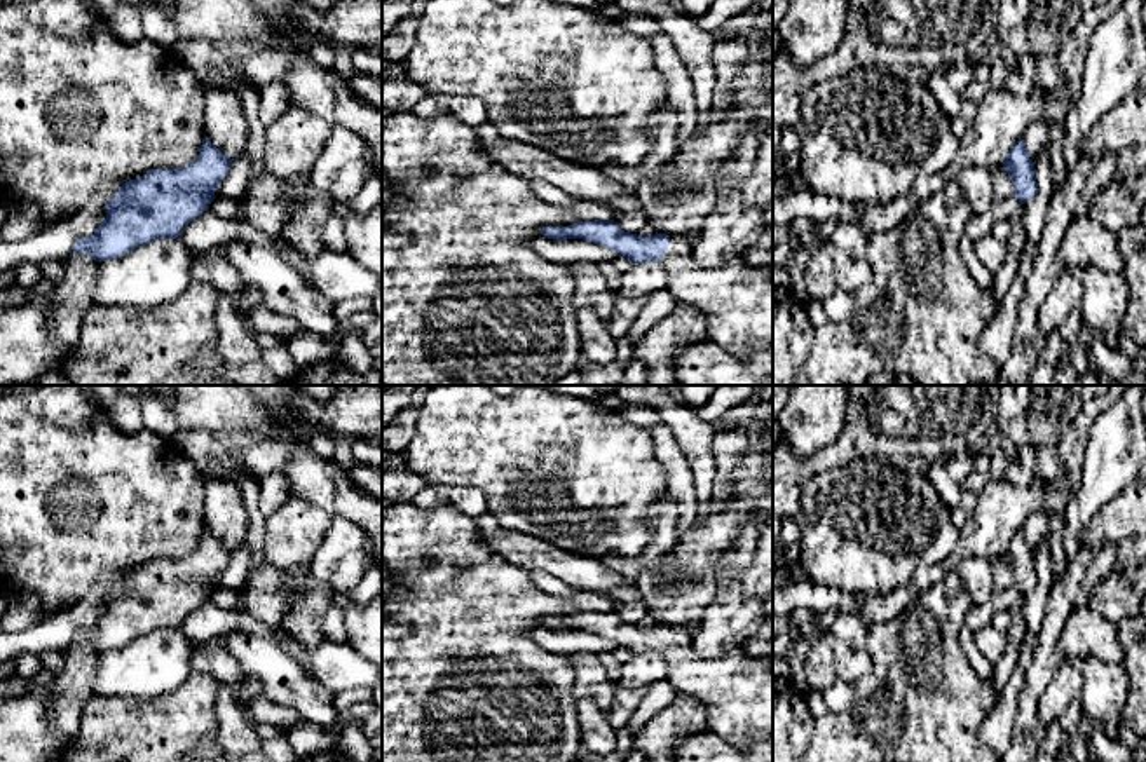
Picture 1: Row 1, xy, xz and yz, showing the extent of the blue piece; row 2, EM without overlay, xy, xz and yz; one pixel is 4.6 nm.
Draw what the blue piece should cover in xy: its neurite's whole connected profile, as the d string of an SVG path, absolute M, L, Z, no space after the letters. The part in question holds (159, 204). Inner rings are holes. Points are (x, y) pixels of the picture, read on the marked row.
M206 136L197 159L178 169L152 169L126 181L106 202L106 218L89 237L75 242L72 255L89 255L96 262L115 260L157 239L178 239L183 228L215 201L215 190L225 180L235 159L220 152Z

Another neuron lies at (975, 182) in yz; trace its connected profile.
M968 166L958 173L956 181L959 183L973 214L986 214L991 209L996 209L998 204L994 201L991 169Z

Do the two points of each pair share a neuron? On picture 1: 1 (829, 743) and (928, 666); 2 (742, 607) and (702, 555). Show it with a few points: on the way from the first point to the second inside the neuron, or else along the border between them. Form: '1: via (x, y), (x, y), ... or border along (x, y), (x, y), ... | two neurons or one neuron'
1: via (853, 741), (904, 691) | one neuron
2: border along (717, 597), (698, 623) | two neurons

